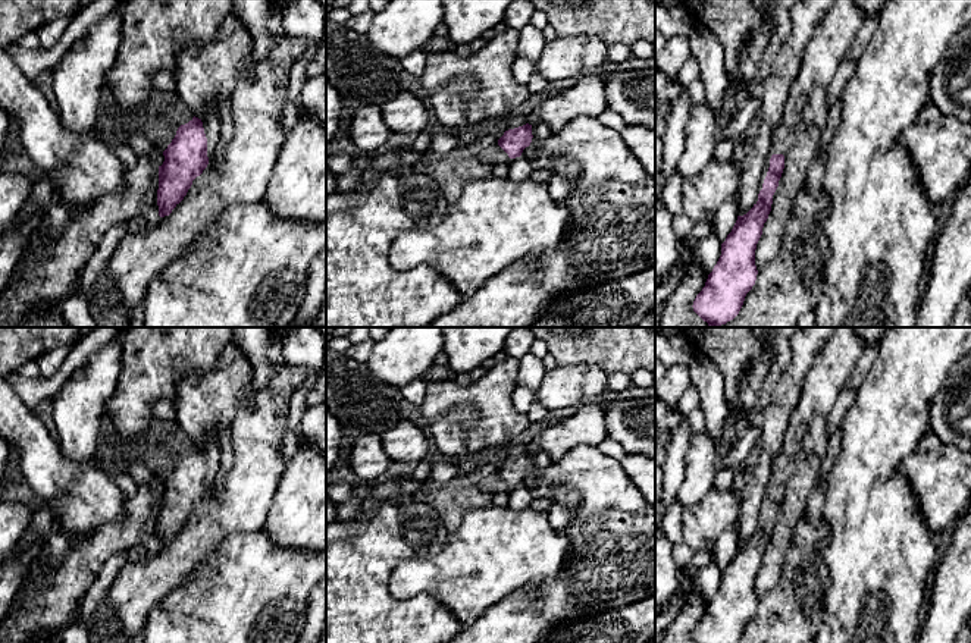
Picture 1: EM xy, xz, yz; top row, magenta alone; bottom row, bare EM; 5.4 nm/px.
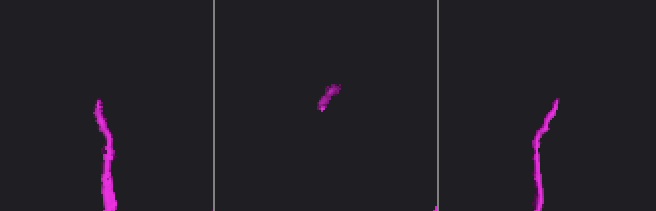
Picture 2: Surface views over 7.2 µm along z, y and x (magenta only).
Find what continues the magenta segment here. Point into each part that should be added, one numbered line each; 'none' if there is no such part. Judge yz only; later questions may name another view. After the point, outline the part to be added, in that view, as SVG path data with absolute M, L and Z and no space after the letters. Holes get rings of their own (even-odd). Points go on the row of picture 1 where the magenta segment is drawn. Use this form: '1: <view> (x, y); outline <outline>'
1: yz (833, 35); outline M834 0L815 26L802 51L801 68L792 82L783 119L771 134L773 154L784 156L792 147L809 94L820 87L830 85L864 18L856 0Z

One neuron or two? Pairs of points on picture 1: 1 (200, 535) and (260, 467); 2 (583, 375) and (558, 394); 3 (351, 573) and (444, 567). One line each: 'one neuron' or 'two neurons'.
1: one neuron
2: one neuron
3: two neurons

